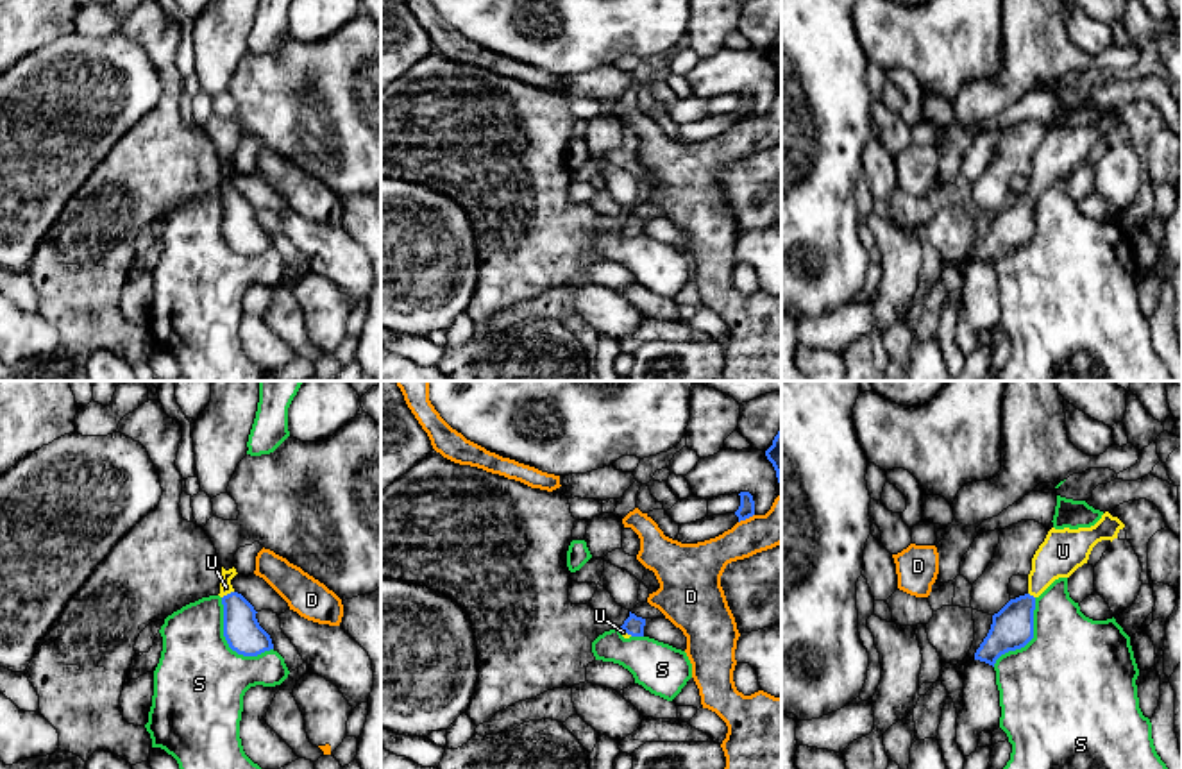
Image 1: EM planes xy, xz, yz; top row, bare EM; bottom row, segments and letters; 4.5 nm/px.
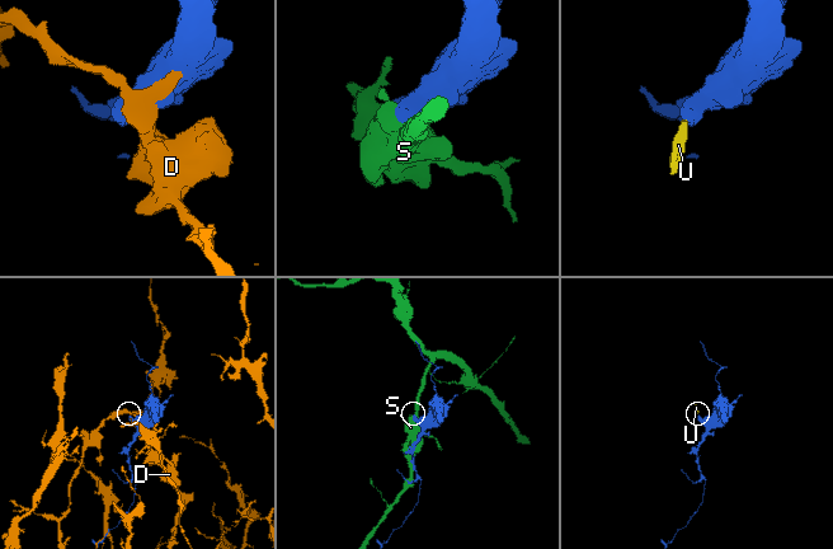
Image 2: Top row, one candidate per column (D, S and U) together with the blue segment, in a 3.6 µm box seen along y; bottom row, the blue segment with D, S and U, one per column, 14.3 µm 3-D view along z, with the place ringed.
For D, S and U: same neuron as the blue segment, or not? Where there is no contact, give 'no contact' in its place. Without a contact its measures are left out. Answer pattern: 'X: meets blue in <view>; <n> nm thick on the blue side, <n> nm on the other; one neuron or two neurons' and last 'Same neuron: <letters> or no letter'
D: meets blue in xz; 70 nm thick on the blue side, 170 nm on the other; two neurons
S: meets blue in xy; 160 nm thick on the blue side, 420 nm on the other; two neurons
U: meets blue in xy; 160 nm thick on the blue side, 60 nm on the other; one neuron
Same neuron: U

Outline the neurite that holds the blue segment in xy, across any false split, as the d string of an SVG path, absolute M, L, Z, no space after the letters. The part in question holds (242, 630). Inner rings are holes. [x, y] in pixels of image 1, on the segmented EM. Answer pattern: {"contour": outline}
{"contour": "M222 567L220 597L224 604L224 637L232 651L243 656L258 656L274 649L270 635L259 626L254 606L238 594L231 579L236 569Z"}

